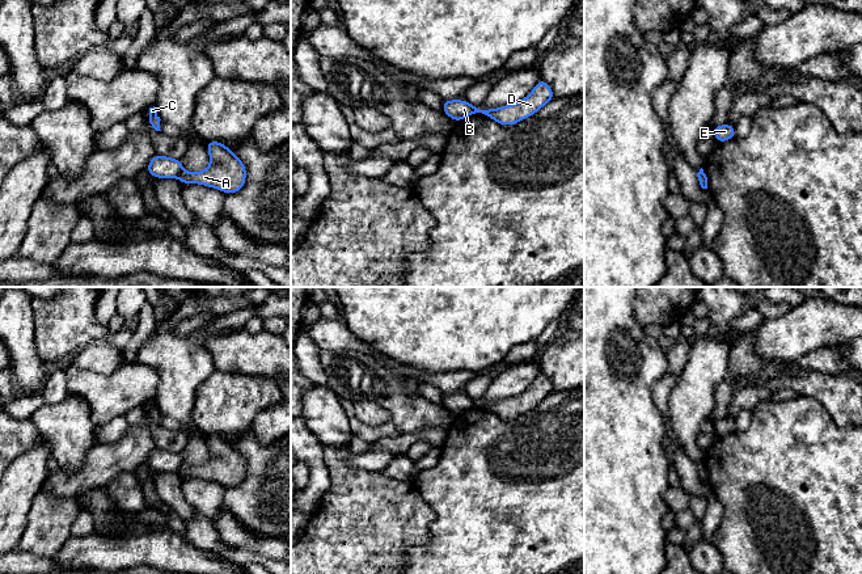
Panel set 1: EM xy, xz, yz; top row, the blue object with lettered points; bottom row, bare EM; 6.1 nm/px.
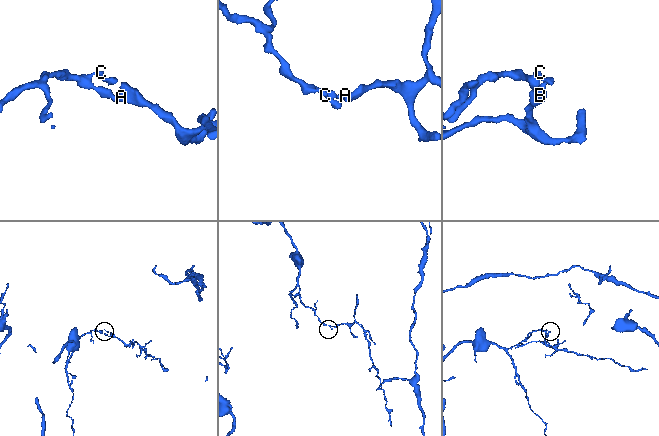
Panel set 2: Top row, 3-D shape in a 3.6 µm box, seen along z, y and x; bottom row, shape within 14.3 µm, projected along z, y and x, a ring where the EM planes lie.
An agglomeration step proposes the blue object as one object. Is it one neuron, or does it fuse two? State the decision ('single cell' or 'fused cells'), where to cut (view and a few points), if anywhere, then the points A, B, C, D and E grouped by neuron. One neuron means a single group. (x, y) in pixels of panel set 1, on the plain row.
fused cells; cut in xy along (184, 464), (180, 472); A D / B C E

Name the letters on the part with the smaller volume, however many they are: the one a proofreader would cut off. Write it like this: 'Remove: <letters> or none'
Remove: A, D

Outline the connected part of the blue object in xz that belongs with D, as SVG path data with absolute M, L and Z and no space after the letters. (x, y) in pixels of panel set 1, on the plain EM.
M540 372L532 385L521 394L495 402L482 402L478 400L477 406L491 411L502 419L514 419L534 409L553 392L555 392L555 389L552 380Z

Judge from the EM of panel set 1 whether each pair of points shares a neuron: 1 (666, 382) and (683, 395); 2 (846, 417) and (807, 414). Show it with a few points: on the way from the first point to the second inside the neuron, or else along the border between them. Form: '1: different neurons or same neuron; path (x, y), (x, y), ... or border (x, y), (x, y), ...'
1: different neurons; border (688, 361), (671, 393), (668, 417)
2: different neurons; border (806, 396), (814, 397), (839, 426), (848, 427)

